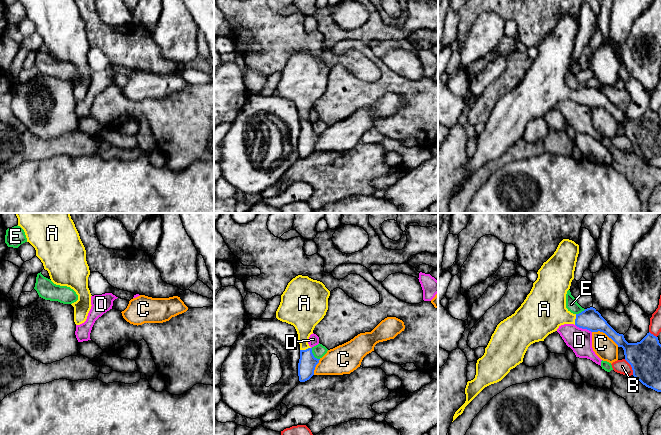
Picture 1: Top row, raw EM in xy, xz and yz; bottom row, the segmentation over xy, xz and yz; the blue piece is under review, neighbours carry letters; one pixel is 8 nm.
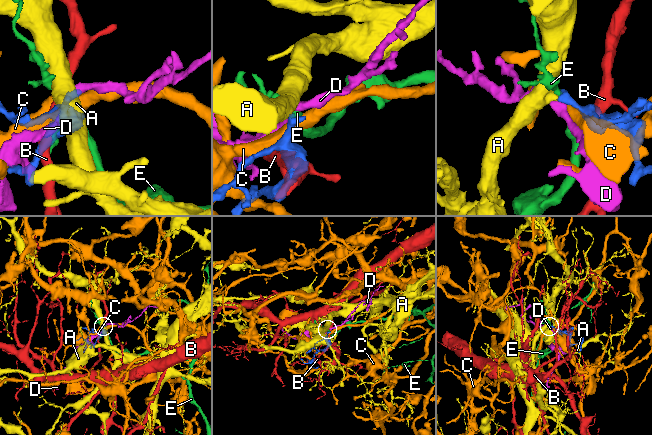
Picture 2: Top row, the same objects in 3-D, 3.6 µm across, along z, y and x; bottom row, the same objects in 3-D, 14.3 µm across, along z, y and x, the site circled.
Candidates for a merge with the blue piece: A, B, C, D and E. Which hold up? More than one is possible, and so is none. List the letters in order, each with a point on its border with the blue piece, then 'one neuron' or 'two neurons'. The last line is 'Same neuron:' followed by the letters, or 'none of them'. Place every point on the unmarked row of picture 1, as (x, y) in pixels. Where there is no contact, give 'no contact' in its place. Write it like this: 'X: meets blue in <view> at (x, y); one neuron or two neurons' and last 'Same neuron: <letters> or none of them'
A: meets blue in xz at (306, 125); one neuron
B: meets blue in yz at (631, 142); two neurons
C: meets blue in yz at (605, 109); two neurons
D: meets blue in yz at (583, 104); two neurons
E: meets blue in xz at (313, 131); two neurons
Same neuron: A

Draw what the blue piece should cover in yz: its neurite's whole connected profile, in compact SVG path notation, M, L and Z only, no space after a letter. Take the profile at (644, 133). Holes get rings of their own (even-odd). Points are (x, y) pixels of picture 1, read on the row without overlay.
M563 15L554 30L538 46L538 54L530 69L514 90L501 97L485 124L484 131L477 136L475 154L467 158L466 177L455 188L453 197L463 189L465 183L487 162L501 157L511 145L523 138L528 123L544 115L564 100L574 100L591 108L603 108L618 123L624 126L625 136L631 141L633 152L643 161L661 168L661 120L658 113L650 108L637 119L628 119L623 110L617 109L593 83L579 90L573 90L566 84L566 70L574 55L579 21L569 15Z

